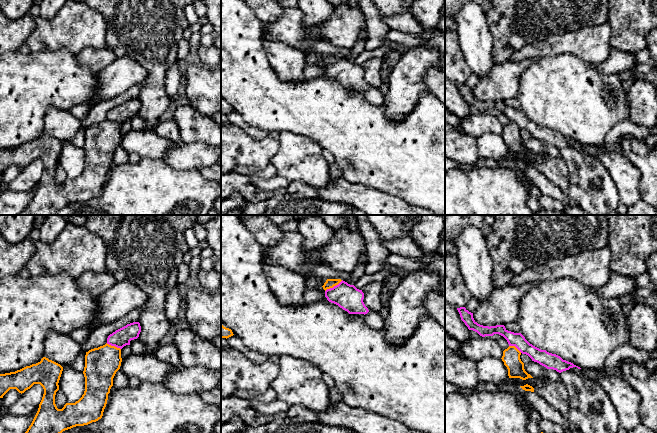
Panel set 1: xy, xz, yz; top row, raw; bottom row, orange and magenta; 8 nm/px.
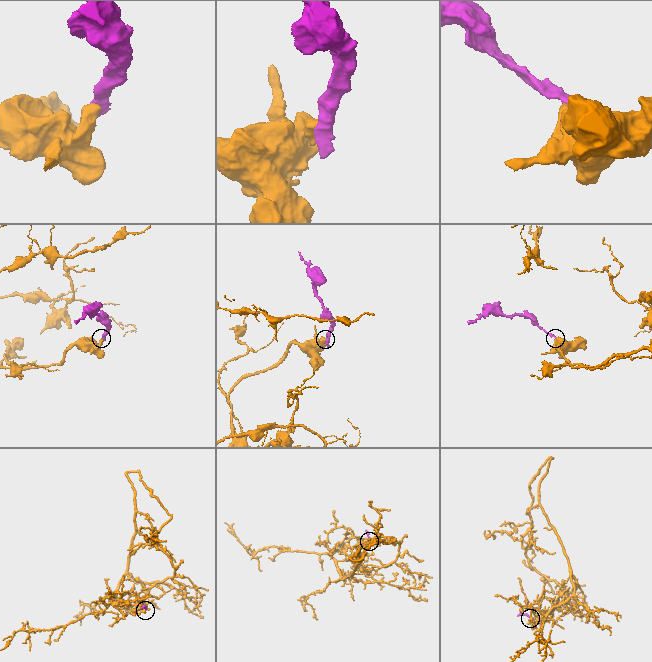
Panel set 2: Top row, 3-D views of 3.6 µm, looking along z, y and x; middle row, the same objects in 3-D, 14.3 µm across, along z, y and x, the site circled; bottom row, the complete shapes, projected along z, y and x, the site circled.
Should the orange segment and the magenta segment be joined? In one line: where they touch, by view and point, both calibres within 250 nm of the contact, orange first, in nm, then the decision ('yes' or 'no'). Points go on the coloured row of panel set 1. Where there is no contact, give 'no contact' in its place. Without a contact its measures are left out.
meets orange in xz at (333, 286); 80 nm thick on the orange side, 200 nm on the other; no

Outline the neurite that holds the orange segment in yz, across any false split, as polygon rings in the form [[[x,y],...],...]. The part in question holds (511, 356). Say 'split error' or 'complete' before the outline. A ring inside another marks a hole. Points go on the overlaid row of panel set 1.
complete; [[[509,346],[503,351],[502,361],[508,369],[509,378],[526,380],[533,378],[524,369],[524,363],[520,359],[521,352],[515,346]]]

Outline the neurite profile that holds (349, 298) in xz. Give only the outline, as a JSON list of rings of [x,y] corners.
[[[342,280],[338,285],[327,289],[325,297],[349,314],[364,314],[365,322],[370,328],[376,330],[384,328],[385,320],[381,312],[370,312],[363,302],[364,293],[354,285]]]

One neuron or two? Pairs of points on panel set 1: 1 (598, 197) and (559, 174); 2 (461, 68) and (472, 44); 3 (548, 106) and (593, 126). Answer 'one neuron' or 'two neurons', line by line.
1: two neurons
2: two neurons
3: one neuron

